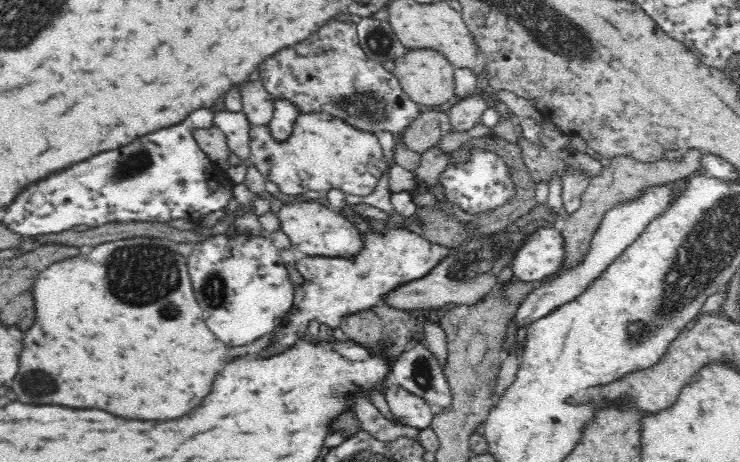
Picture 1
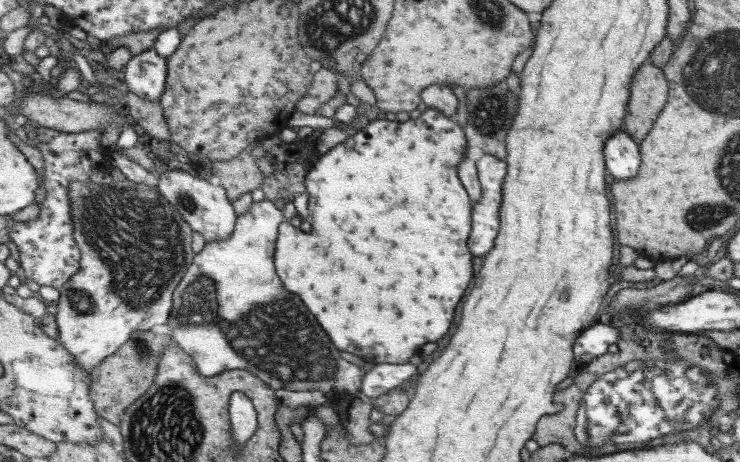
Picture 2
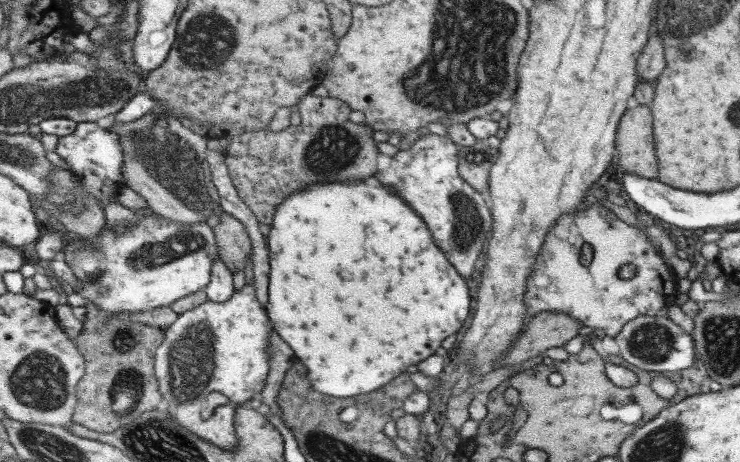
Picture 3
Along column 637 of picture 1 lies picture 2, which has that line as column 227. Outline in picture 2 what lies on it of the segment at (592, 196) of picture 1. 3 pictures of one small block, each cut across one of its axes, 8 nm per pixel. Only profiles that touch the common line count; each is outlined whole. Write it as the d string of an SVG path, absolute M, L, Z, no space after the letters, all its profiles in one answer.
M249 146L239 157L216 160L212 163L212 174L220 179L220 184L228 191L228 197L233 202L239 196L249 194L263 184L264 175L251 155L251 149Z

